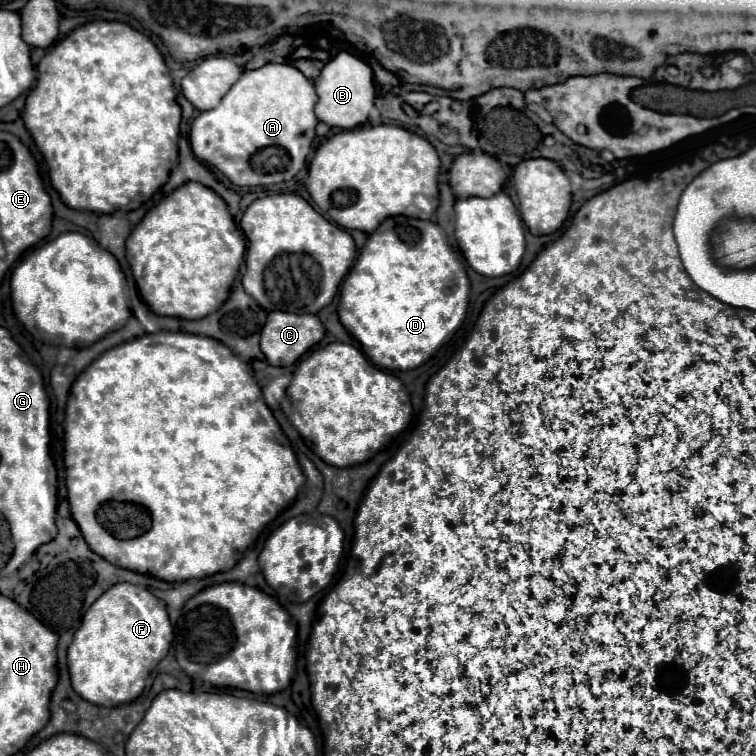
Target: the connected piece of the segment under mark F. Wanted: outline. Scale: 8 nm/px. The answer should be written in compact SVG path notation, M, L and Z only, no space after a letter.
M112 585L84 613L82 627L68 645L68 671L74 691L82 699L104 707L134 701L144 691L150 671L166 657L172 637L172 625L160 599L140 585Z

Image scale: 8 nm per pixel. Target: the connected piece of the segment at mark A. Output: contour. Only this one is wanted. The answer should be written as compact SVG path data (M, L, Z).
M266 63L260 69L244 71L240 79L230 87L220 105L212 111L202 111L190 129L190 145L194 155L200 161L214 165L222 171L234 185L250 187L250 185L272 185L290 181L304 165L312 147L312 139L316 137L314 127L318 123L314 115L314 105L318 95L308 77L304 77L292 65L274 65Z

